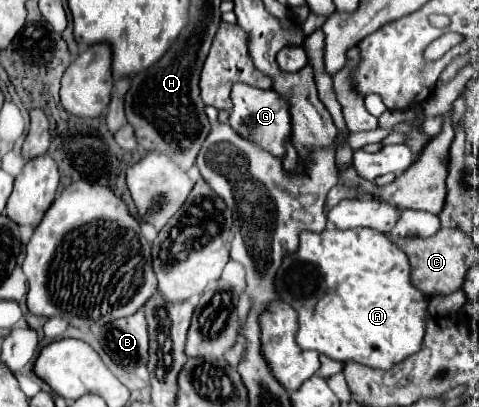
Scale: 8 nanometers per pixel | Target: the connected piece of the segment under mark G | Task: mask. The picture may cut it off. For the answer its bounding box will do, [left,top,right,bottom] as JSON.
[230,83,292,157]

